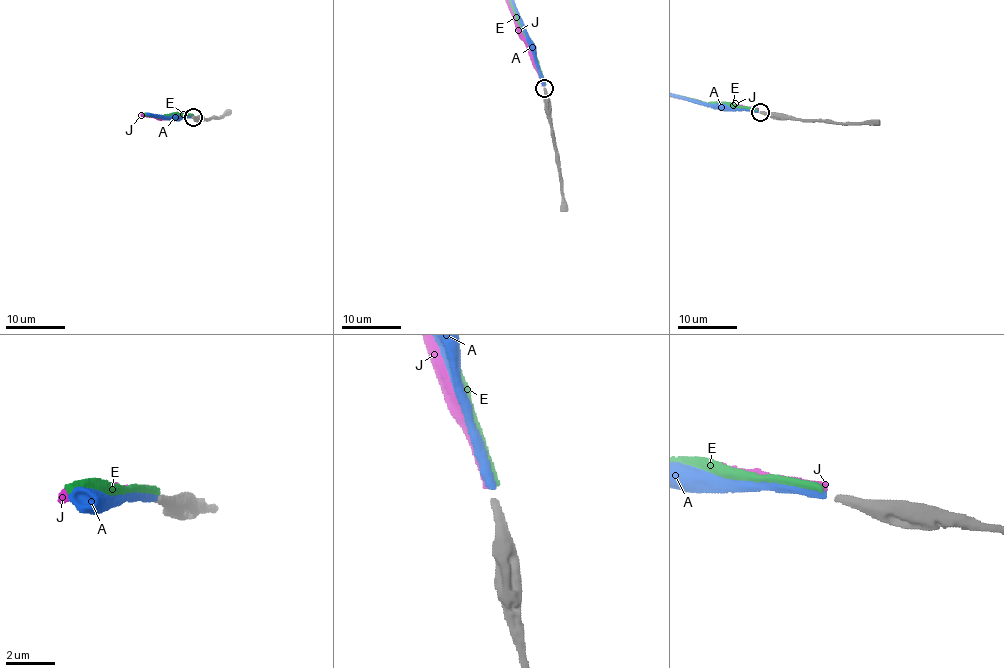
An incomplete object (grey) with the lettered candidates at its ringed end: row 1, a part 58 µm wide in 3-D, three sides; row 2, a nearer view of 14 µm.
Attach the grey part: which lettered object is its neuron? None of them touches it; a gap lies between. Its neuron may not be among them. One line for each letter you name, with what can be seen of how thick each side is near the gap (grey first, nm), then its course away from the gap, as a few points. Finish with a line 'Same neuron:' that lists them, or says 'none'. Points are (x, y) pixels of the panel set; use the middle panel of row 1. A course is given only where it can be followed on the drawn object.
A: calibres 340 and 360 nm
Same neuron: A

